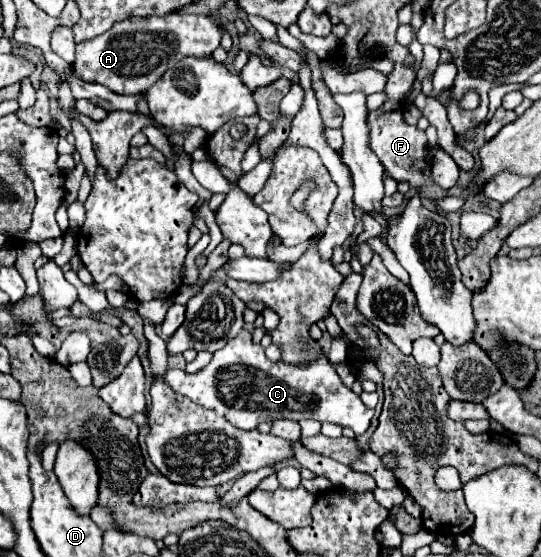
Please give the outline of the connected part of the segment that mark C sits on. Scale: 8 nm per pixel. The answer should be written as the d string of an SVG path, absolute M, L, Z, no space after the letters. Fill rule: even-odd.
M242 330L222 350L216 350L206 368L194 374L170 370L166 380L176 392L188 396L204 408L214 410L242 430L254 430L260 422L276 418L312 418L318 422L332 422L342 428L352 428L356 436L360 436L368 430L374 416L374 410L340 382L336 370L330 368L324 354L312 360L308 366L270 362L264 356L264 348L252 342L248 330Z

